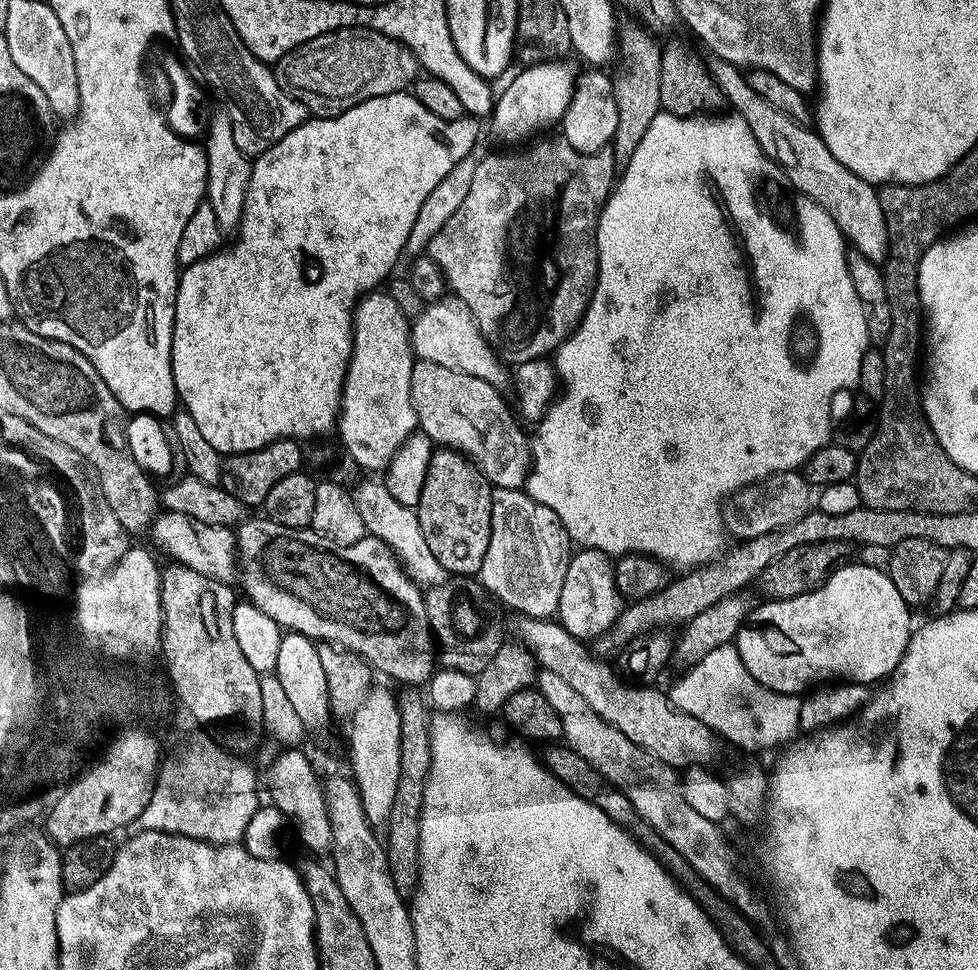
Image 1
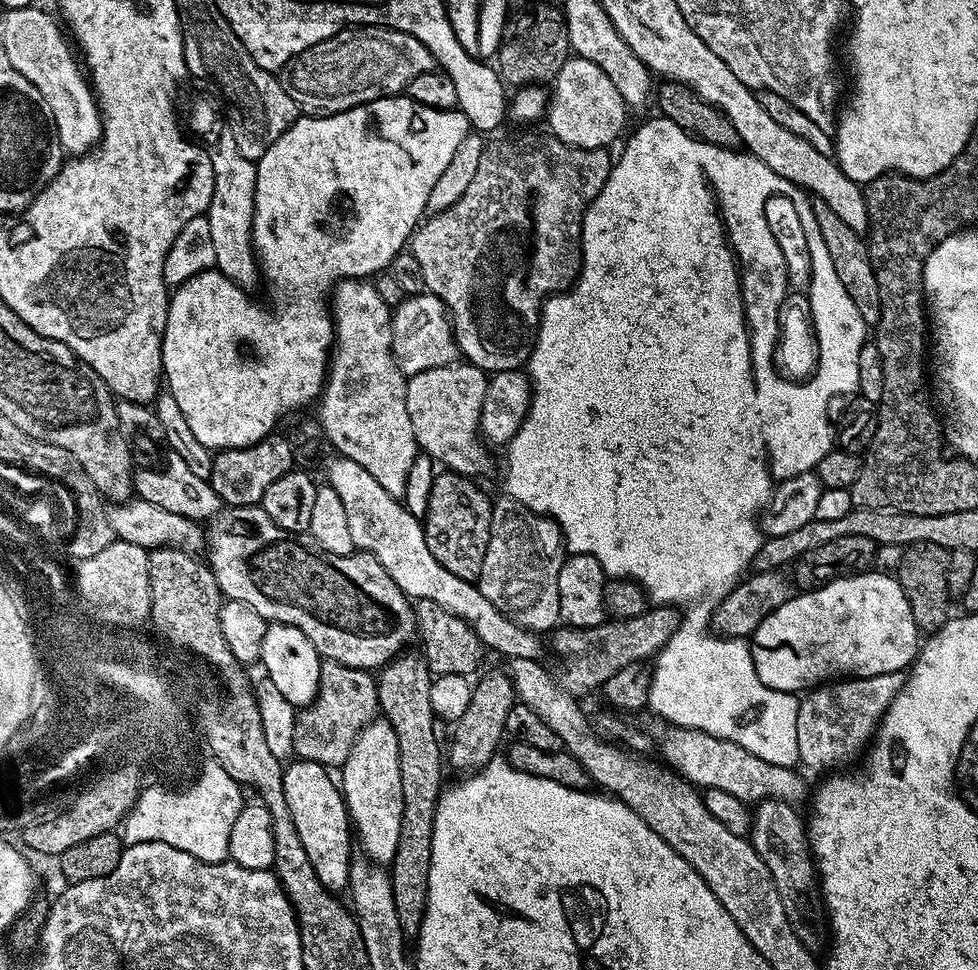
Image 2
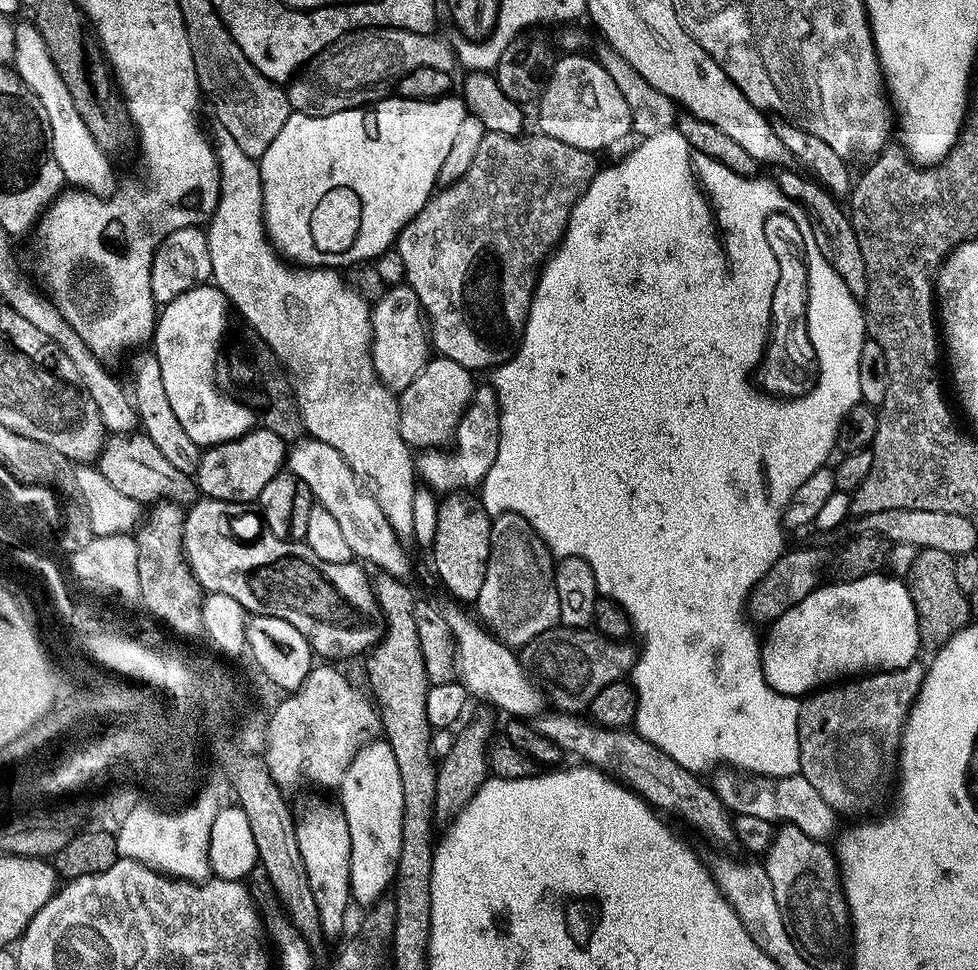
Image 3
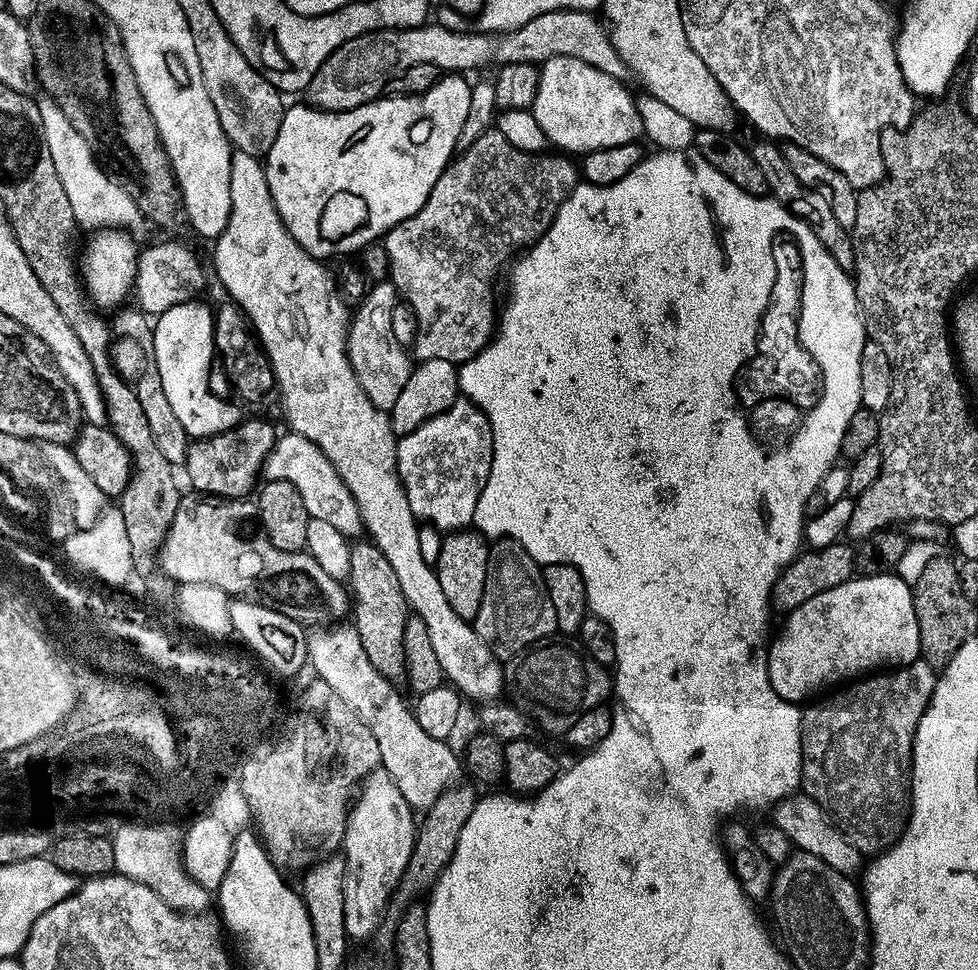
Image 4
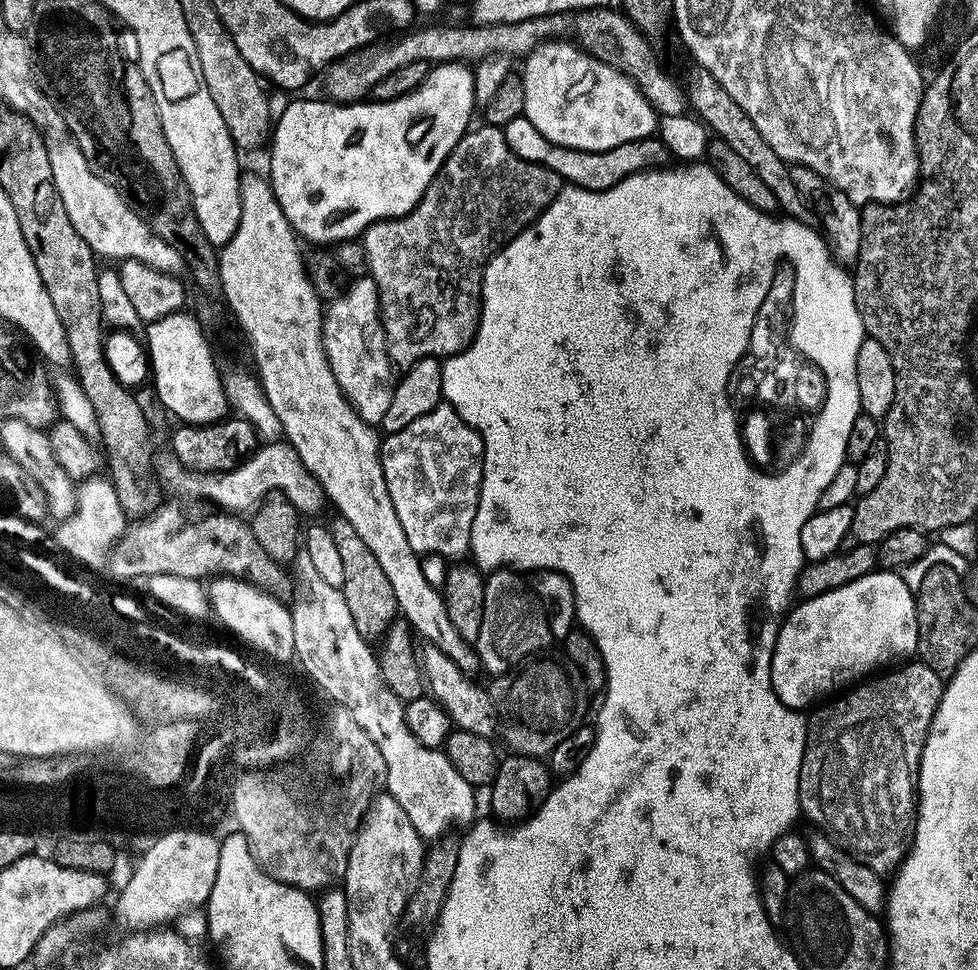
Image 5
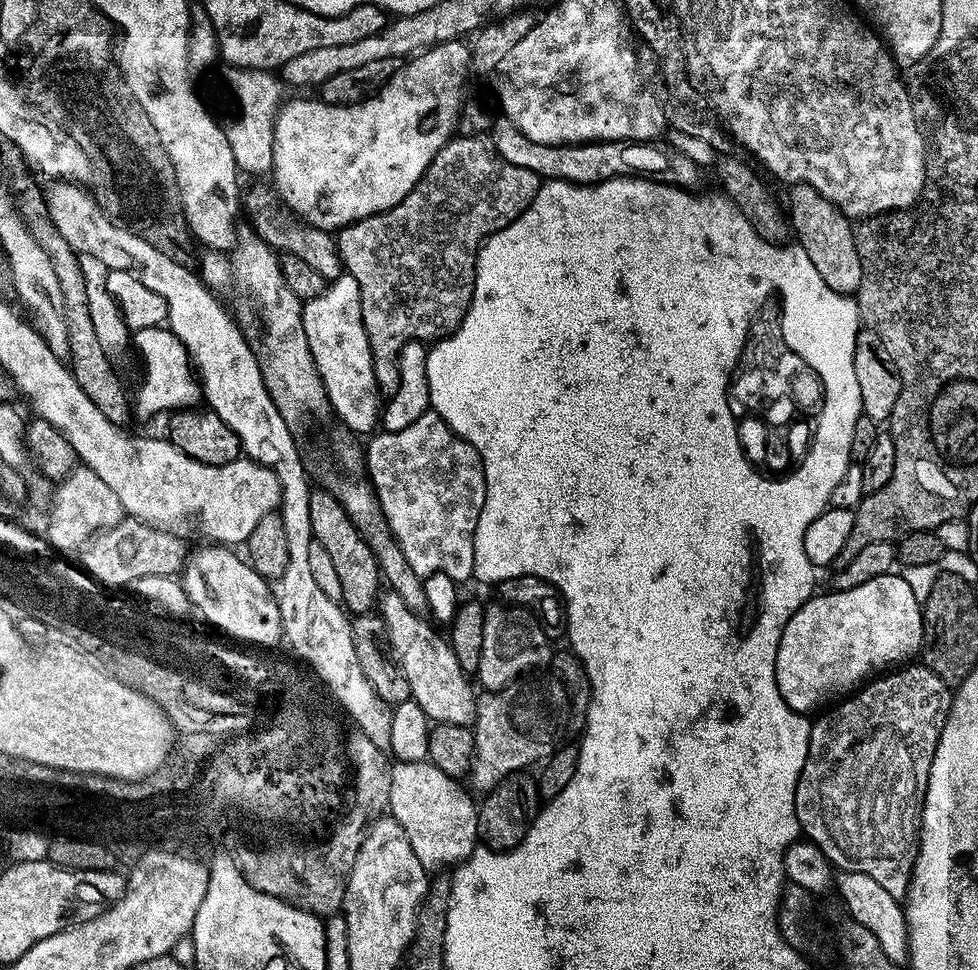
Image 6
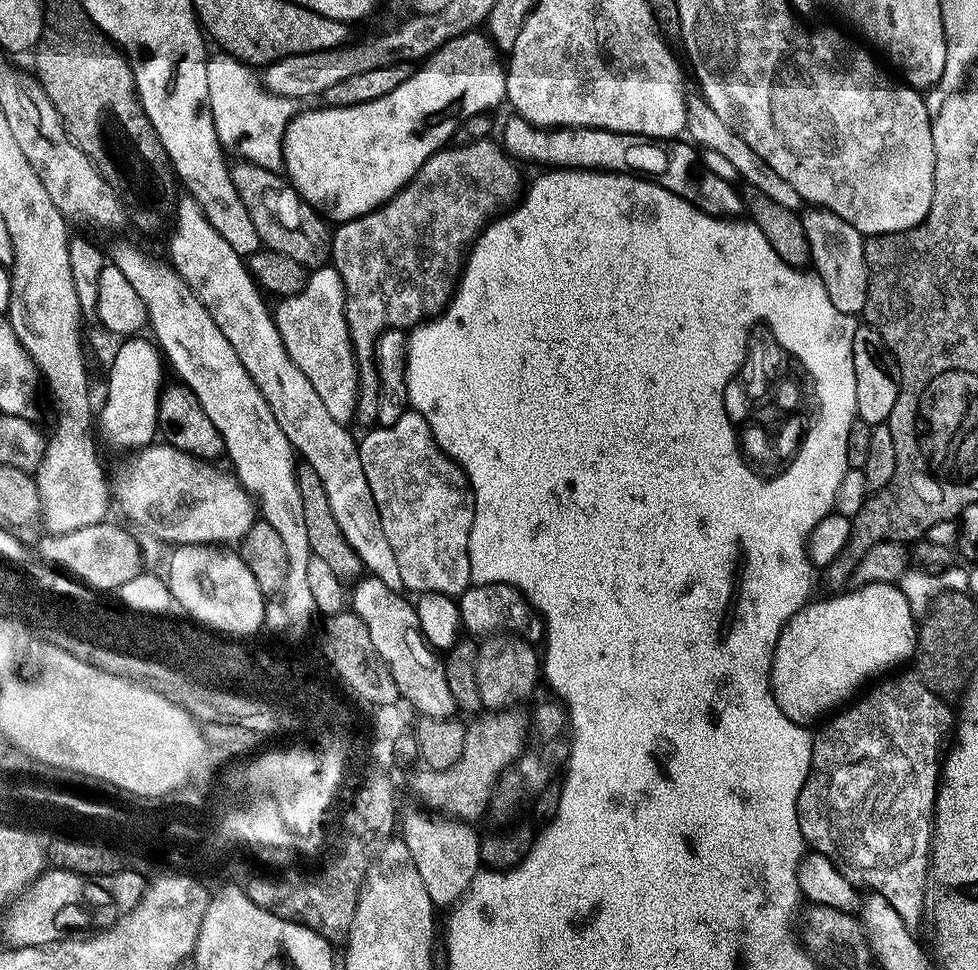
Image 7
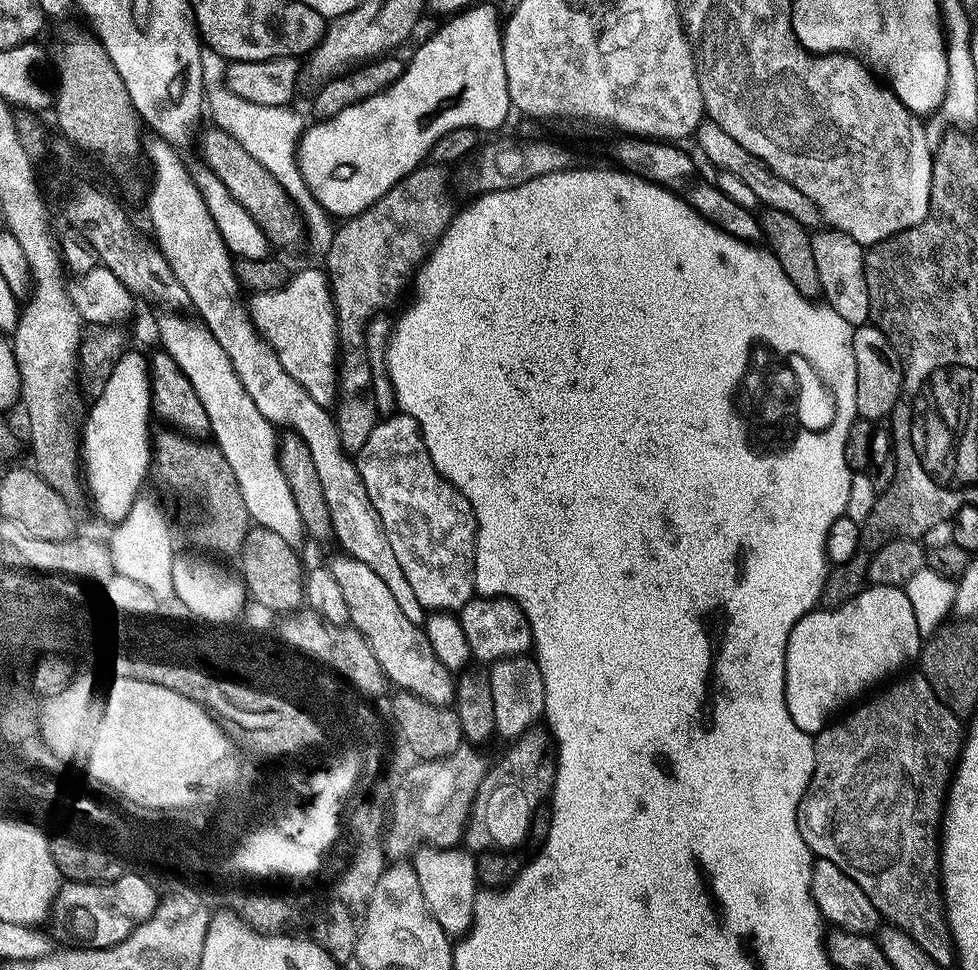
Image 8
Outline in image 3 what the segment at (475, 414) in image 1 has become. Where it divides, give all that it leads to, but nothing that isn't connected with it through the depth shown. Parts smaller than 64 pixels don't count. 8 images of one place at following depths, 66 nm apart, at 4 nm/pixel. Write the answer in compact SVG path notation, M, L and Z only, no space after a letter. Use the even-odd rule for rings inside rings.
M441 356L429 359L427 366L399 395L400 433L414 448L441 447L454 437L465 410L472 403L476 386L471 369Z

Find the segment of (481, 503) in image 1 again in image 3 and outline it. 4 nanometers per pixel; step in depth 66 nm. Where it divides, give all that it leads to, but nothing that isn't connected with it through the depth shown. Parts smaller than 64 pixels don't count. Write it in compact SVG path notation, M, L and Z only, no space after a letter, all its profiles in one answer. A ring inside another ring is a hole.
M450 494L439 501L438 526L430 549L437 576L460 600L474 602L482 594L482 582L490 554L493 517L472 494Z

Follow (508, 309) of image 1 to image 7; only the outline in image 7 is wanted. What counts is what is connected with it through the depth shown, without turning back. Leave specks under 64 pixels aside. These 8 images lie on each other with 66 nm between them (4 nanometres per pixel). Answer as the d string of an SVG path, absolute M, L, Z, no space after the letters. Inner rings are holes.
M492 138L485 140L475 140L470 145L445 146L439 152L435 152L433 156L419 168L414 174L414 178L400 192L395 192L386 203L381 204L372 212L368 212L364 216L359 216L353 220L343 221L339 225L340 228L332 236L332 260L331 267L338 270L338 274L344 283L344 313L348 322L348 333L352 339L352 348L356 352L356 367L360 369L360 398L356 401L356 420L372 426L377 423L376 411L379 409L381 394L381 374L377 371L374 363L376 358L376 342L383 335L387 328L400 328L403 330L411 330L417 324L422 324L426 320L433 319L440 315L448 306L452 293L456 290L456 285L460 279L461 271L464 267L465 259L476 242L476 237L496 219L497 216L509 211L521 199L522 184L520 188L520 172L517 161L504 151L499 143L496 144Z

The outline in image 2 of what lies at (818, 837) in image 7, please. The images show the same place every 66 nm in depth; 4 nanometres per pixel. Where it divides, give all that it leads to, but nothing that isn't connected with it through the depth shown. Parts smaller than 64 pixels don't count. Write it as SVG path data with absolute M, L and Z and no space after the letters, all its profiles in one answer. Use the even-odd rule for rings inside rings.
M891 672L841 678L811 689L798 706L799 763L805 764L812 772L824 773L848 766L843 764L850 763L856 755L859 757L875 737L876 727L880 725L890 702L894 702L902 690L905 679L904 672Z

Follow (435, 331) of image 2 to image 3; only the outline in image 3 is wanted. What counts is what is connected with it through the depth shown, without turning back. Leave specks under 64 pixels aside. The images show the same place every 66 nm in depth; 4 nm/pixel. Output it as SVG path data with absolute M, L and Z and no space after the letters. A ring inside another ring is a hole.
M392 286L387 291L372 310L372 365L383 384L392 393L401 394L428 364L430 325L414 289Z

